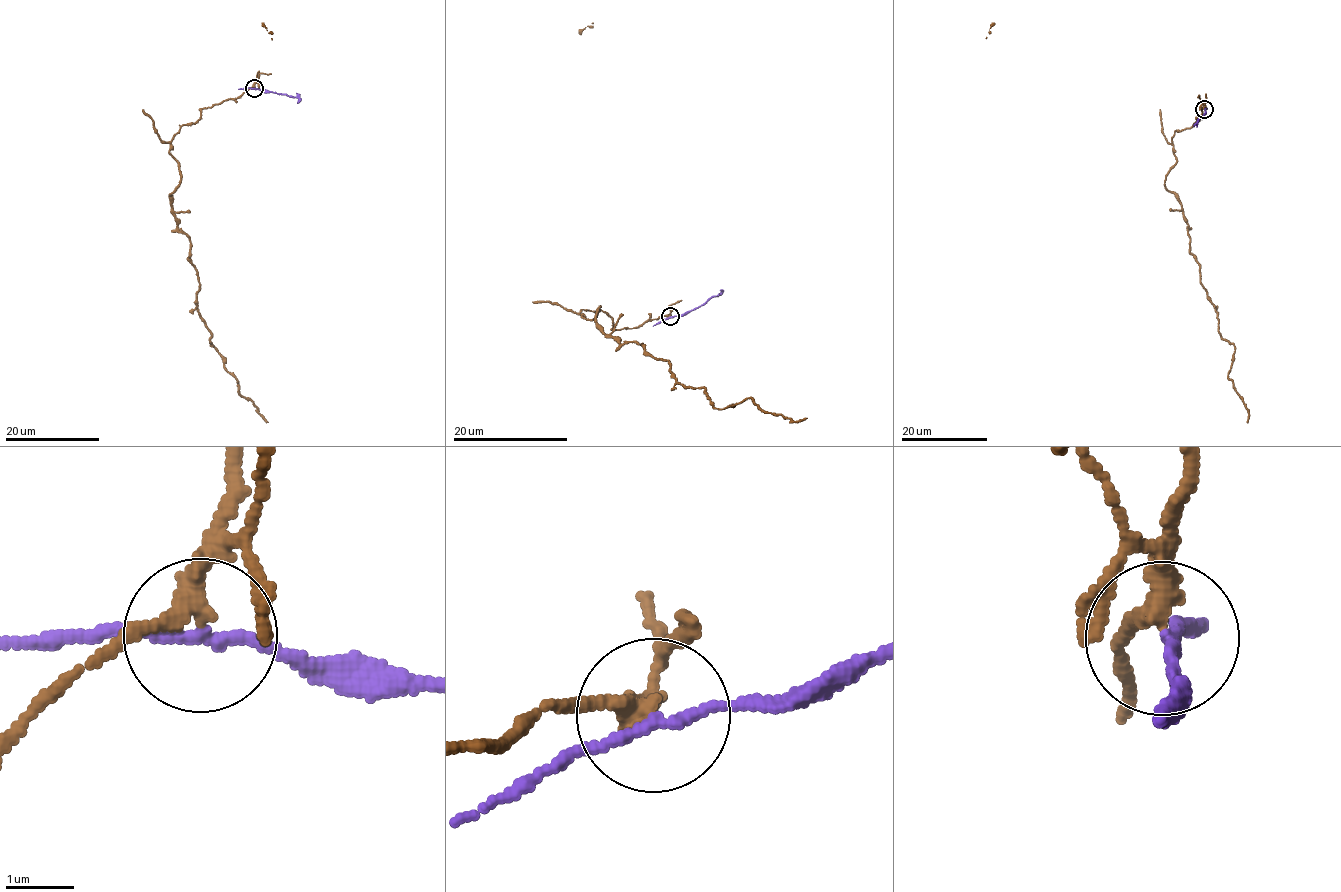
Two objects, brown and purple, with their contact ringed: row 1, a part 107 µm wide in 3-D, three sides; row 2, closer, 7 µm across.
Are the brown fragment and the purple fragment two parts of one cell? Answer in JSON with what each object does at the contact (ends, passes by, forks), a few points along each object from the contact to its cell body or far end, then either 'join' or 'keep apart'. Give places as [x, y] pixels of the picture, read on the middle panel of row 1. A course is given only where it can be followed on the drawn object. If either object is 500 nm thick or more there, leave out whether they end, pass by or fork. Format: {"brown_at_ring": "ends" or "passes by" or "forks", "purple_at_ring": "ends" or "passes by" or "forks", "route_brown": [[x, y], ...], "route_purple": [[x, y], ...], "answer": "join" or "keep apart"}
{"brown_at_ring": "passes by", "purple_at_ring": "passes by", "route_brown": [[669, 317], [615, 329], [580, 314], [600, 306], [605, 334], [668, 361], [717, 408], [748, 398], [807, 418]], "route_purple": [[669, 317], [684, 315], [703, 305], [720, 290]], "answer": "keep apart"}

